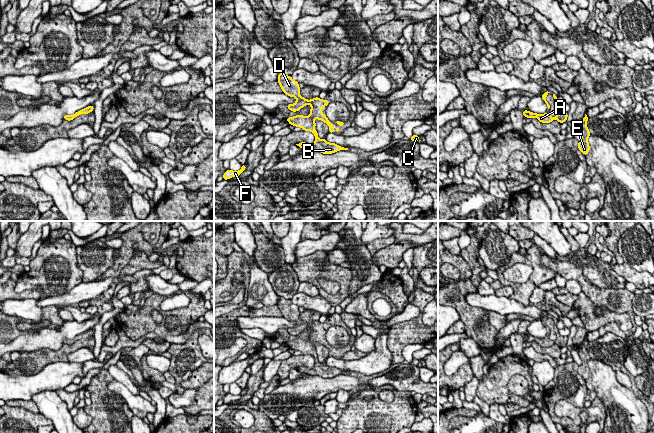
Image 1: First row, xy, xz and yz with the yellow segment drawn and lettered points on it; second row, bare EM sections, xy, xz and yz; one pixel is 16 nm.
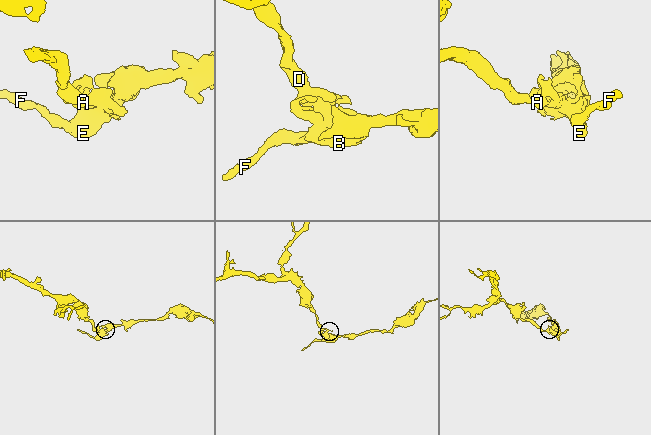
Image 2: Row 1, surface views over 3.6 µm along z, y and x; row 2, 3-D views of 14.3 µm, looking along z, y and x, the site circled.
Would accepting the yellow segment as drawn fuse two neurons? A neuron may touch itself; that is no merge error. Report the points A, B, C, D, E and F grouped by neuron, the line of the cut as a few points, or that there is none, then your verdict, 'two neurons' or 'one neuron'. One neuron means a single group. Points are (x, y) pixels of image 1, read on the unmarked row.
A B C D E F | no cut | one neuron

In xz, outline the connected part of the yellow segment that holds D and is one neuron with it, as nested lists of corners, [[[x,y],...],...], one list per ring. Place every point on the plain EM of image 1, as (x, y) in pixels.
[[[279,296],[278,299],[278,307],[281,310],[283,317],[288,319],[289,321],[295,321],[296,326],[293,328],[287,328],[287,332],[293,336],[299,335],[305,329],[310,328],[310,339],[296,339],[293,341],[288,341],[286,344],[290,349],[294,349],[295,351],[301,351],[302,354],[311,355],[314,357],[315,366],[310,369],[305,366],[301,366],[296,368],[298,371],[306,373],[311,376],[321,376],[323,378],[332,378],[340,374],[348,374],[348,372],[341,371],[335,367],[329,367],[324,363],[320,363],[318,361],[318,356],[315,354],[315,343],[319,343],[326,347],[329,350],[329,357],[334,357],[335,353],[331,345],[328,344],[326,338],[322,337],[322,332],[326,331],[330,326],[328,324],[322,324],[319,321],[313,322],[311,324],[307,324],[299,318],[300,311],[299,307],[292,303],[291,300],[285,299]]]

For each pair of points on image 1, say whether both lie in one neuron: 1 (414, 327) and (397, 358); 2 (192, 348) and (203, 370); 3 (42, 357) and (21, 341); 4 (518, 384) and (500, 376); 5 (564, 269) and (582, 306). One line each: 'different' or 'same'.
1: same
2: different
3: different
4: different
5: different

